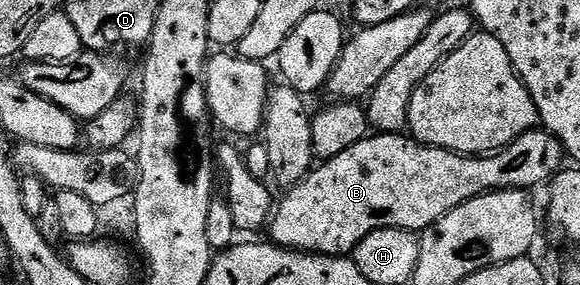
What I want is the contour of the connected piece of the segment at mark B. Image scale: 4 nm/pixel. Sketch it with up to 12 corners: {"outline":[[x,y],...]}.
{"outline":[[542,129],[478,157],[375,133],[278,200],[269,239],[347,257],[559,174]]}

